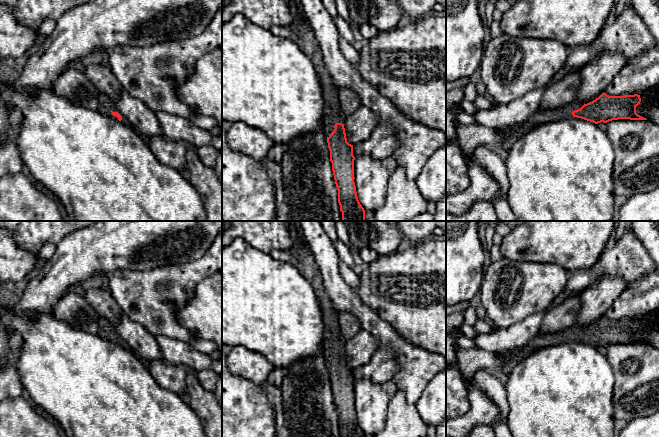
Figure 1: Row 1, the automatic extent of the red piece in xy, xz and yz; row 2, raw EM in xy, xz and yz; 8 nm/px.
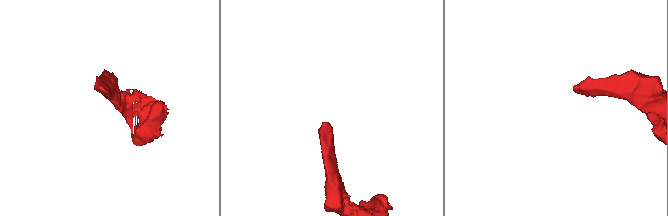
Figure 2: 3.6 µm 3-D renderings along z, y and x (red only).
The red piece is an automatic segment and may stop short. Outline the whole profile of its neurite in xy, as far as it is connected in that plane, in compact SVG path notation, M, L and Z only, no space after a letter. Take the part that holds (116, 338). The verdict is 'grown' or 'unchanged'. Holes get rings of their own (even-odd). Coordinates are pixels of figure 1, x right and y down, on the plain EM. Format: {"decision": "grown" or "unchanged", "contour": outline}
{"decision": "grown", "contour": "M101 318L99 320L98 335L106 340L110 340L116 344L128 347L127 343L119 336L116 328L112 326L108 321Z"}

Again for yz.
{"decision": "grown", "contour": "M602 317L598 322L587 328L577 327L575 324L566 330L543 334L539 332L526 346L518 349L516 361L523 360L535 350L555 344L581 342L595 348L607 347L612 344L630 343L647 344L636 337L640 328L640 319L609 320Z"}

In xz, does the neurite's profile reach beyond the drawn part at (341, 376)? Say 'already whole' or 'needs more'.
needs more

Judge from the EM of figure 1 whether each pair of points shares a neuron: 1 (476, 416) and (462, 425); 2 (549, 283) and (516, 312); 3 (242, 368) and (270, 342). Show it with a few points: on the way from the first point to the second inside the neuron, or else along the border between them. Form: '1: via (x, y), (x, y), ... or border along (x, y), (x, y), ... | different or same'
1: via (473, 418), (465, 423) | same
2: via (541, 287), (524, 304) | same
3: border along (236, 345), (242, 345), (262, 354), (276, 367) | different

